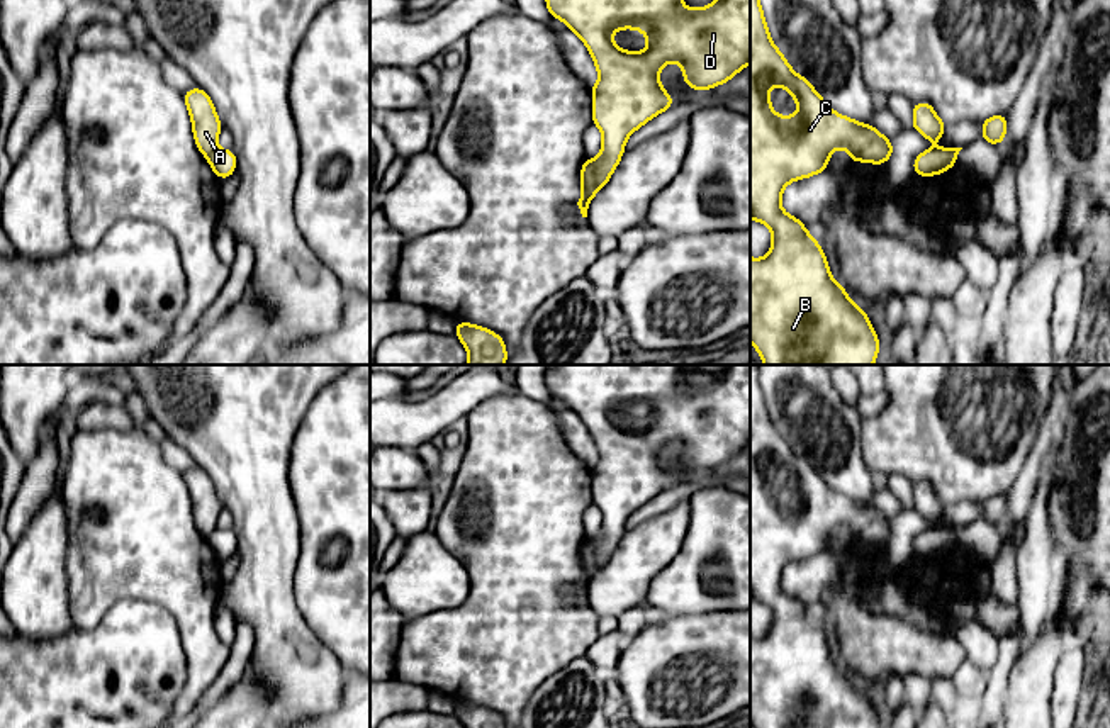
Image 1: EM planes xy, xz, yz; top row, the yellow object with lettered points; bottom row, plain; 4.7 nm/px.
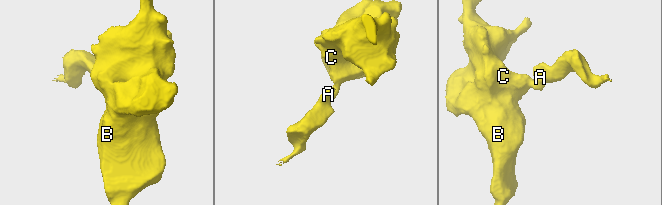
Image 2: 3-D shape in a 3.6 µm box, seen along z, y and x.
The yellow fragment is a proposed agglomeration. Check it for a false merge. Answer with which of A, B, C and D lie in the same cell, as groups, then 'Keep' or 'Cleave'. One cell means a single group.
Groups: A / B C D. Cleave

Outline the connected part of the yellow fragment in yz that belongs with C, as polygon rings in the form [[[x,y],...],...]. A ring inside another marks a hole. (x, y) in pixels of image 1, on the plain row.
[[[750,365],[750,599],[772,611],[771,631],[755,640],[750,636],[750,723],[754,728],[879,728],[877,714],[867,694],[855,686],[844,665],[837,665],[818,619],[806,613],[806,606],[786,594],[781,575],[789,562],[828,552],[828,536],[837,528],[847,528],[850,543],[867,541],[884,545],[893,535],[893,521],[886,519],[874,506],[862,504],[830,489],[811,463],[793,451],[782,433],[774,426],[759,380],[759,365]],[[771,467],[786,467],[798,482],[794,497],[776,496],[769,480]]]

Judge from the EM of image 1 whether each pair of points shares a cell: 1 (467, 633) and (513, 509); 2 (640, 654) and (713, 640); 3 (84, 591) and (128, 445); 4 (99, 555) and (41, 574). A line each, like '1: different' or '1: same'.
1: same
2: same
3: same
4: different

